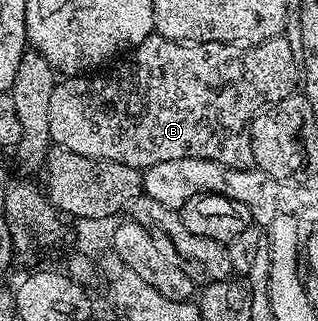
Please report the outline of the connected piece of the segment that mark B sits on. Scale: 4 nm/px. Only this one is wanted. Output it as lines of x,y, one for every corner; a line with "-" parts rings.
153,32
142,44
134,47
126,55
128,58
120,66
112,65
107,68
112,68
112,70
104,69
102,72
95,72
90,76
67,76
56,81
53,96
49,96
49,132
52,143
69,152
77,152
86,158
103,158
106,162
132,166
134,170
140,172
153,164
161,164
165,160
181,160
182,158
208,158
238,170
252,169
255,166
255,157
251,151
251,122
264,107
296,93
301,82
301,66
297,61
297,50
293,42
292,46
287,36
270,38
269,41
258,44
236,44
234,42
192,42
188,44
174,42

